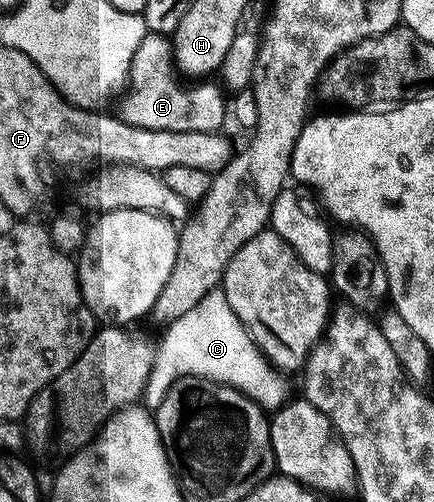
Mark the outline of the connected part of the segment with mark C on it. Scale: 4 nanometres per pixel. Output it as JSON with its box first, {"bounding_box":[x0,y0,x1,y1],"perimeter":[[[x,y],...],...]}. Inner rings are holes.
{"bounding_box":[143,291,290,410],"perimeter":[[[224,291],[207,293],[199,306],[187,310],[183,318],[172,321],[166,328],[169,329],[156,347],[157,357],[143,393],[144,407],[157,409],[167,390],[171,390],[181,376],[202,376],[216,384],[238,388],[266,410],[276,410],[290,399],[289,384],[285,381],[288,379],[255,346],[243,322],[239,322],[235,310],[231,310]]]}

